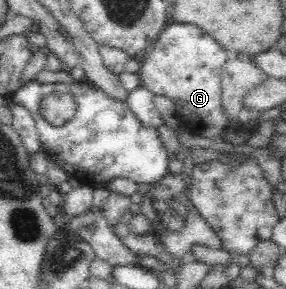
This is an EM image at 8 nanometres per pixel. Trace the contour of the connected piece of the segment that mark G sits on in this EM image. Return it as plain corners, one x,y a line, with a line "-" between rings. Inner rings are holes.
170,21
144,56
139,60
137,72
140,82
153,94
173,100
178,120
188,132
211,140
223,140
225,132
254,131
246,129
239,120
230,120
224,112
220,76
230,53
221,48
210,34
194,25

